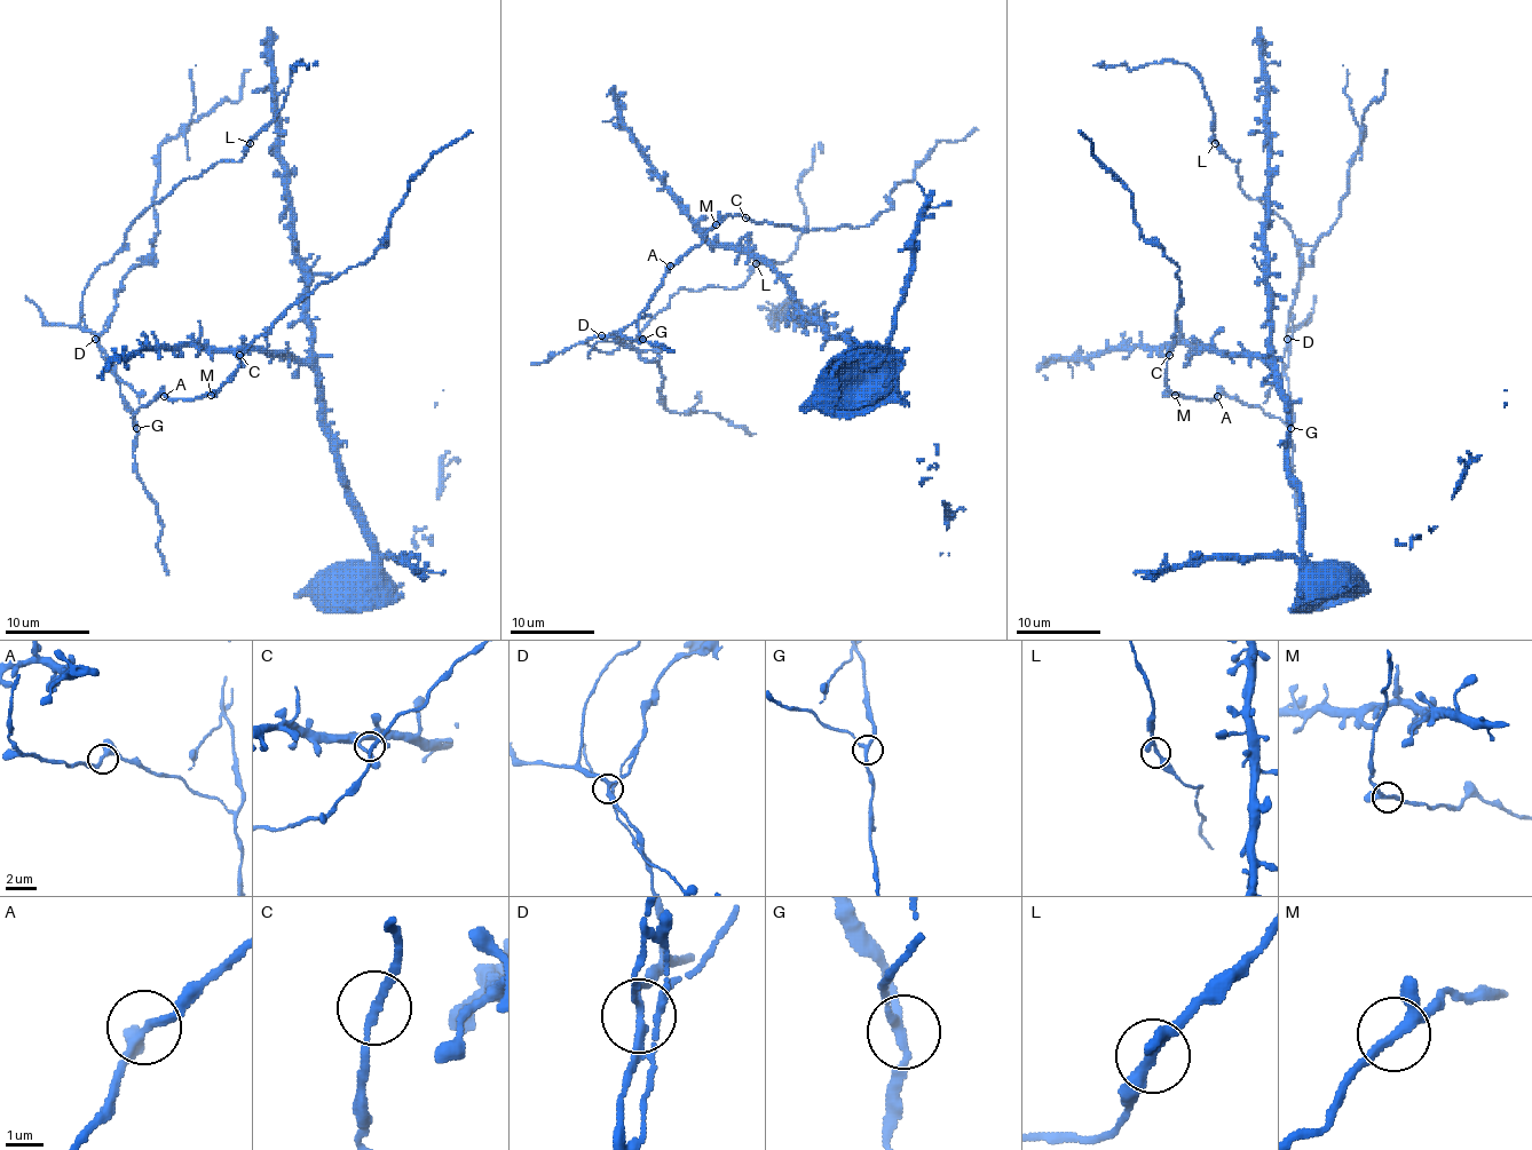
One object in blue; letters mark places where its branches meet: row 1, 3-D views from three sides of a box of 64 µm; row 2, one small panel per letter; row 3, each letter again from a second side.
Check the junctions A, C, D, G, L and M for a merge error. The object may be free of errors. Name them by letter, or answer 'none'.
D

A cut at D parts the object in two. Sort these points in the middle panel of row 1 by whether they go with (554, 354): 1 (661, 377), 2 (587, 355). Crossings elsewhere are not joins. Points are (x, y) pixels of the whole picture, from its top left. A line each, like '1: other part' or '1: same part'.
1: other part
2: other part

